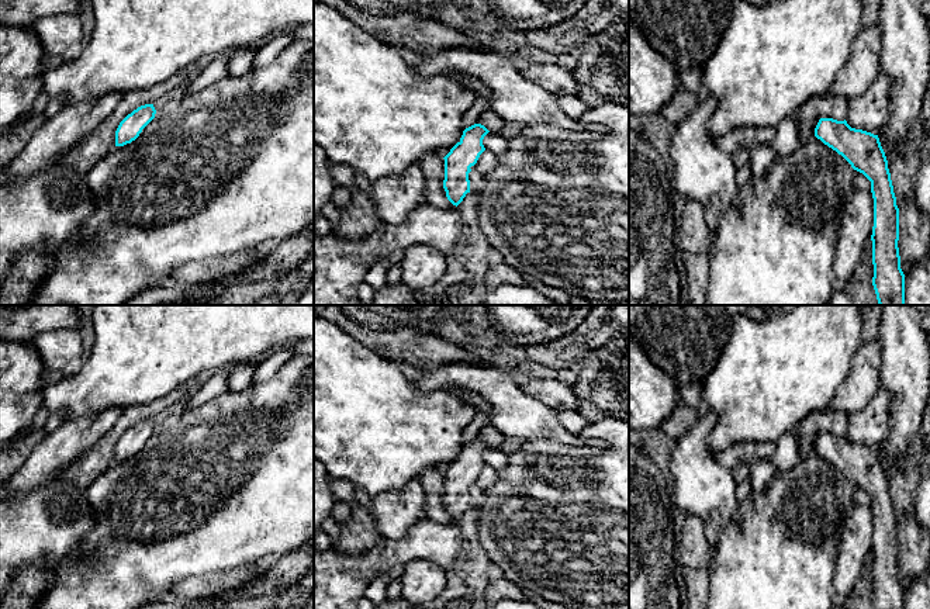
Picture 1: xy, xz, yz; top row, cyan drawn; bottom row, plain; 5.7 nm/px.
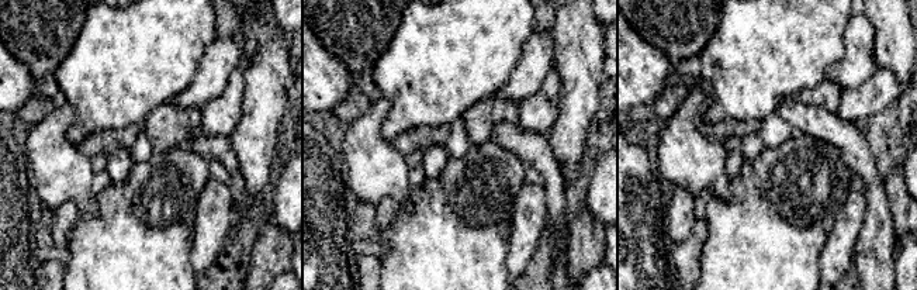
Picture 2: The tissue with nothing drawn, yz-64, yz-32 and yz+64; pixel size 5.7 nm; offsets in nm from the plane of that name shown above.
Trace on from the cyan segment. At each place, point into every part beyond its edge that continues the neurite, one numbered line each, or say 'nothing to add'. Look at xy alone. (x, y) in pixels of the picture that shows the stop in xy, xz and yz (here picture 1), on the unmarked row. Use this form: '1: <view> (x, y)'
nothing to add

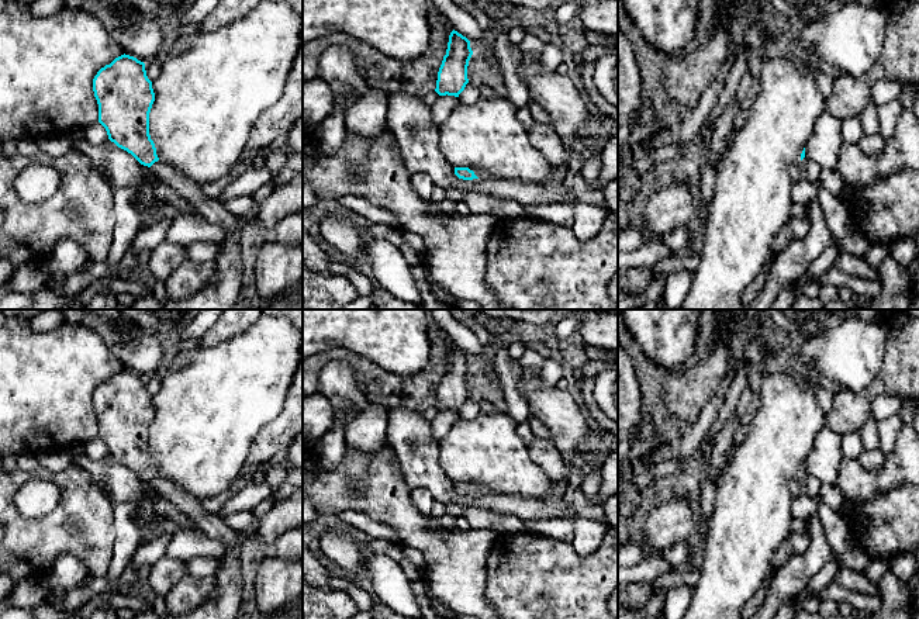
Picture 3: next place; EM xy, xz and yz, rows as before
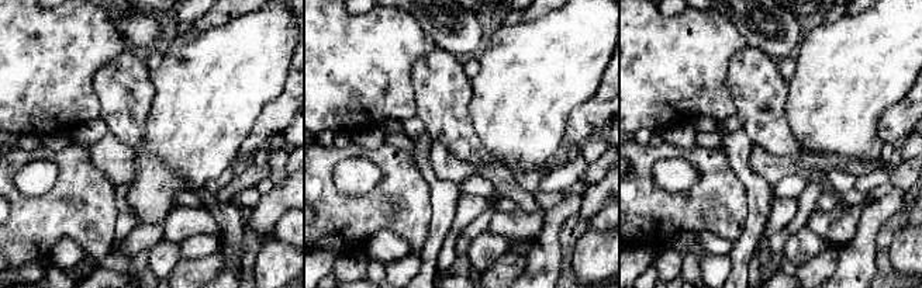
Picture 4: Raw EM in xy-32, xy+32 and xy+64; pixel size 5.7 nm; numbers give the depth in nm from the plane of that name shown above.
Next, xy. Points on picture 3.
1: xy (211, 524)

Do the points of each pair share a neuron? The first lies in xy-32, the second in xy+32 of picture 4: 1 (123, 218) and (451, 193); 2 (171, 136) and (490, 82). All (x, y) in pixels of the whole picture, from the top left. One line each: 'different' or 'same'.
1: same
2: same

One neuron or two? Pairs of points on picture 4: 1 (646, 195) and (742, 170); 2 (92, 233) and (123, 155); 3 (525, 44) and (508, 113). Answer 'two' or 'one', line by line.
1: two
2: two
3: one

